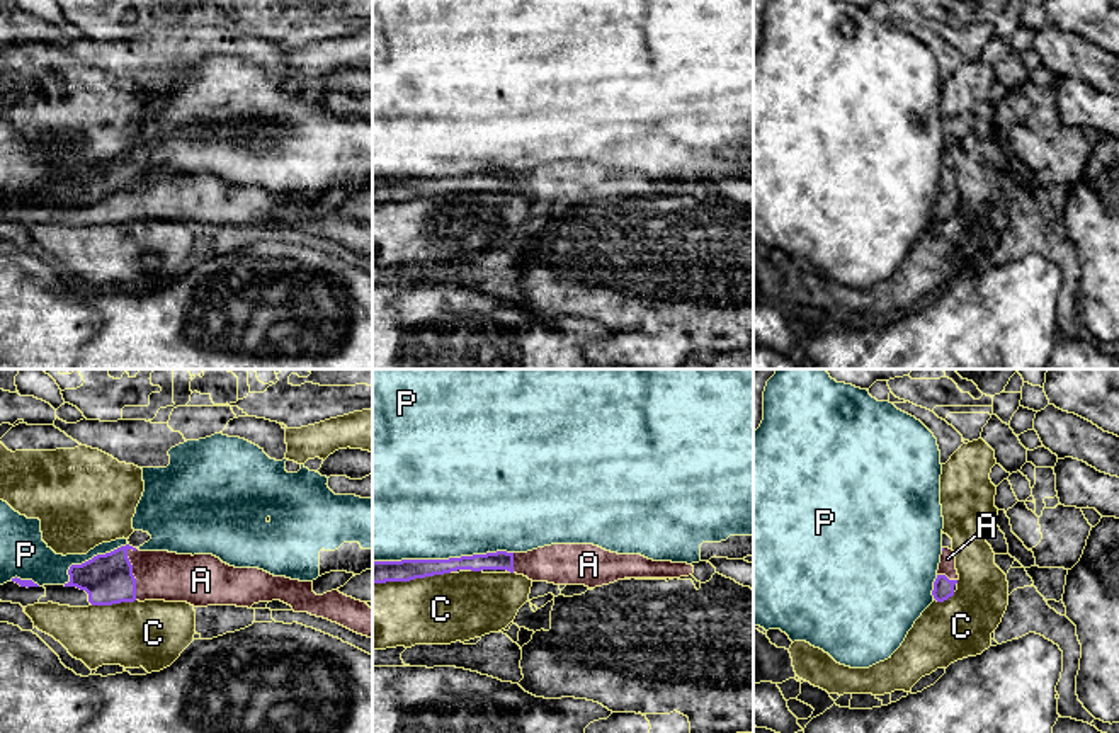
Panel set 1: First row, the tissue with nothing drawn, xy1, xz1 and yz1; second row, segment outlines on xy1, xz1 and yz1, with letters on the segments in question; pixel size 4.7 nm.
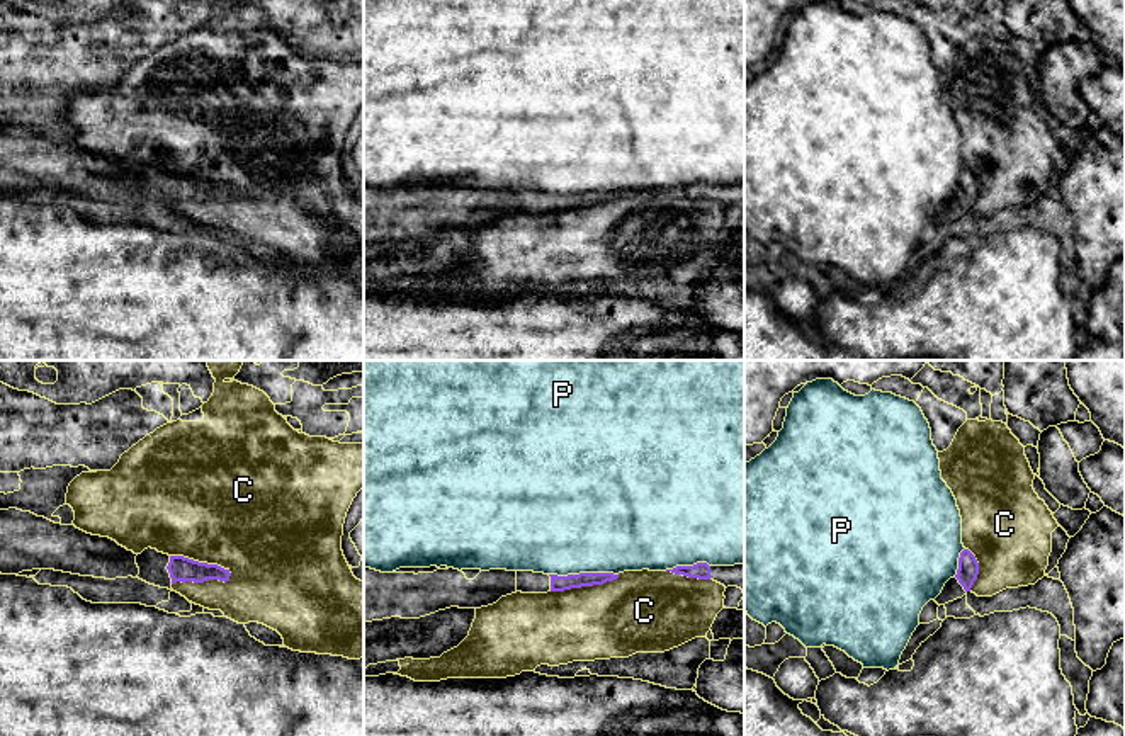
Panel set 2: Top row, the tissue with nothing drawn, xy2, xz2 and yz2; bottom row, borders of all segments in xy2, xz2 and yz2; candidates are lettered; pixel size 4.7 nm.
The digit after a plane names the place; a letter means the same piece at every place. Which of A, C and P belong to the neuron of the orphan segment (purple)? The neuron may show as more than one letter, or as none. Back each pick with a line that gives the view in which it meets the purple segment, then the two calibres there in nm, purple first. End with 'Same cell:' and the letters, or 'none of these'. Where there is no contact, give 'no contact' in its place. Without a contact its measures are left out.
A: xy1 | 240/240 nm
Same cell: A

